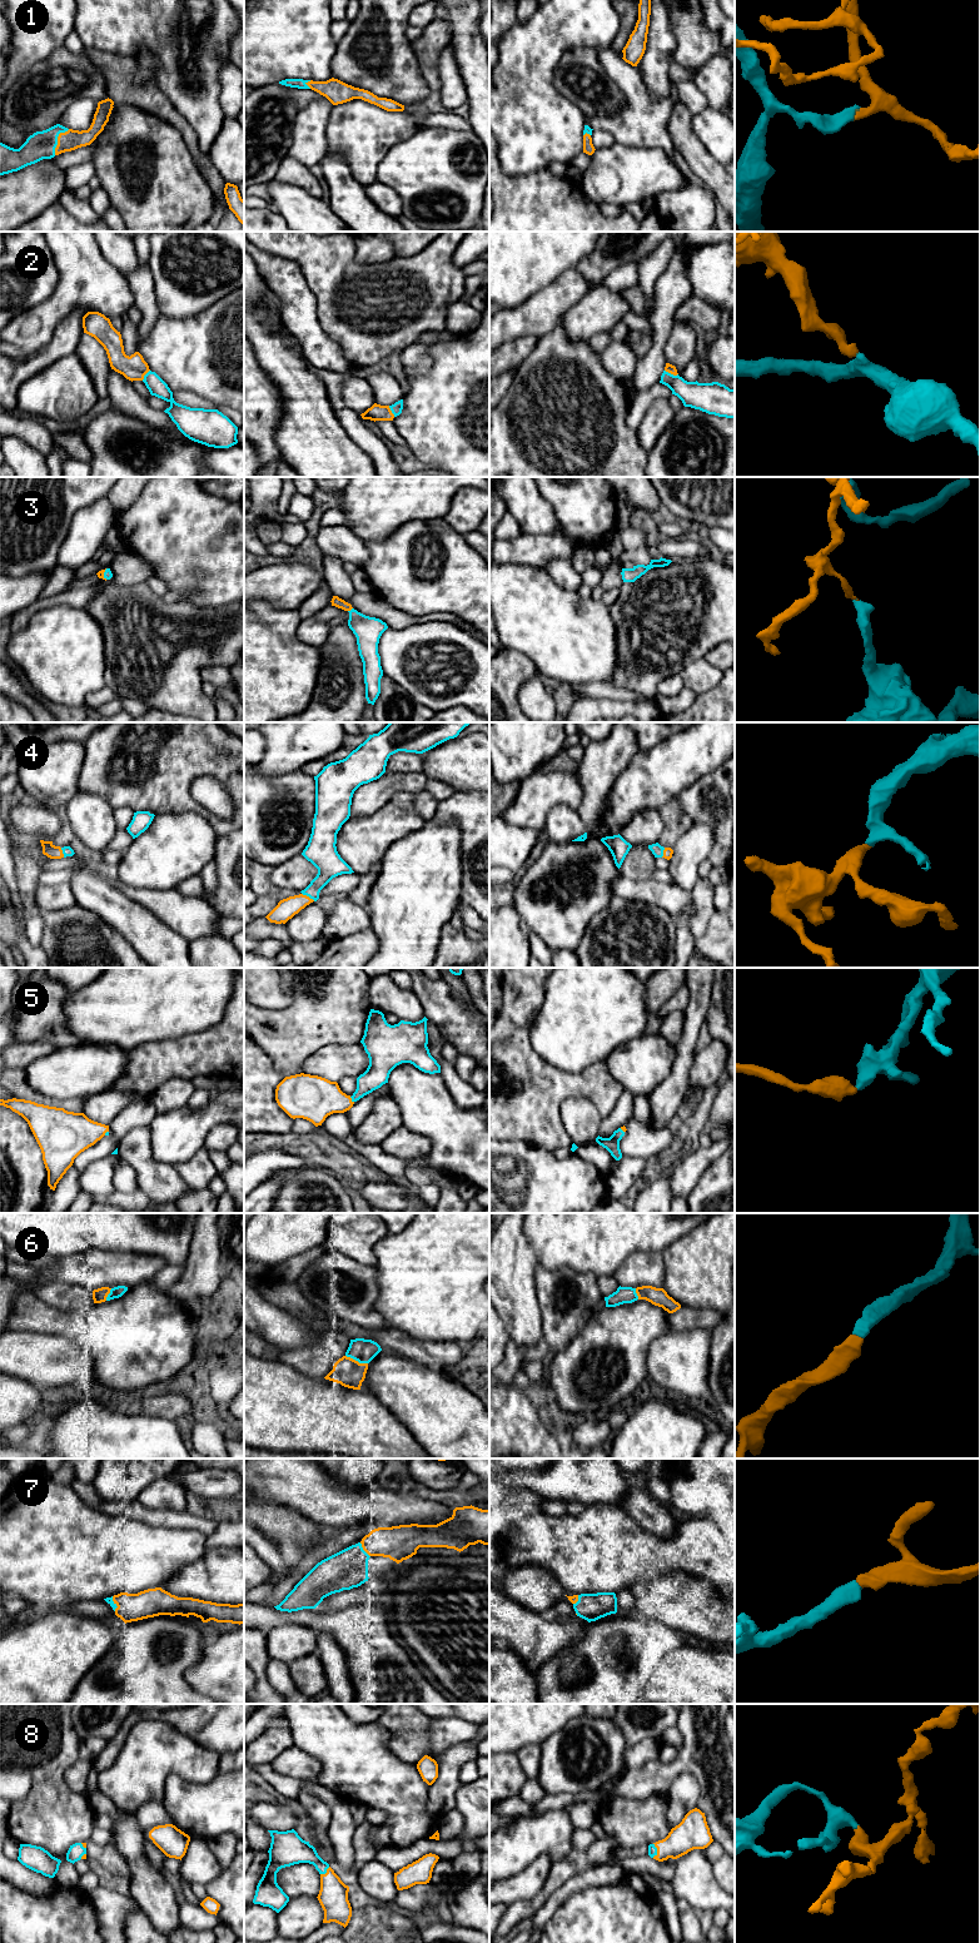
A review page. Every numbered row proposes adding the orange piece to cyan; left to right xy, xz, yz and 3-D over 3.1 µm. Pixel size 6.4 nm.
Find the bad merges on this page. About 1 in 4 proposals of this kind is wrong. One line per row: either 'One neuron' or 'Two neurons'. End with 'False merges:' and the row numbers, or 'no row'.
1: One neuron
2: One neuron
3: One neuron
4: One neuron
5: One neuron
6: One neuron
7: One neuron
8: One neuron
False merges: no row

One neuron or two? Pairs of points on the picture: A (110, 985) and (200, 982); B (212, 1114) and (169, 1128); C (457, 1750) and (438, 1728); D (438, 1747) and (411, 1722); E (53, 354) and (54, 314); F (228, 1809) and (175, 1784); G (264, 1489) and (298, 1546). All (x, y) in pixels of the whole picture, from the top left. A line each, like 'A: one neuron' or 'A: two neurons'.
A: one neuron
B: one neuron
C: two neurons
D: two neurons
E: two neurons
F: one neuron
G: two neurons

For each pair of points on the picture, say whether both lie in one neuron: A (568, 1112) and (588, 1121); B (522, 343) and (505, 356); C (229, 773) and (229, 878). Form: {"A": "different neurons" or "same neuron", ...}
{"A": "same neuron", "B": "same neuron", "C": "different neurons"}

